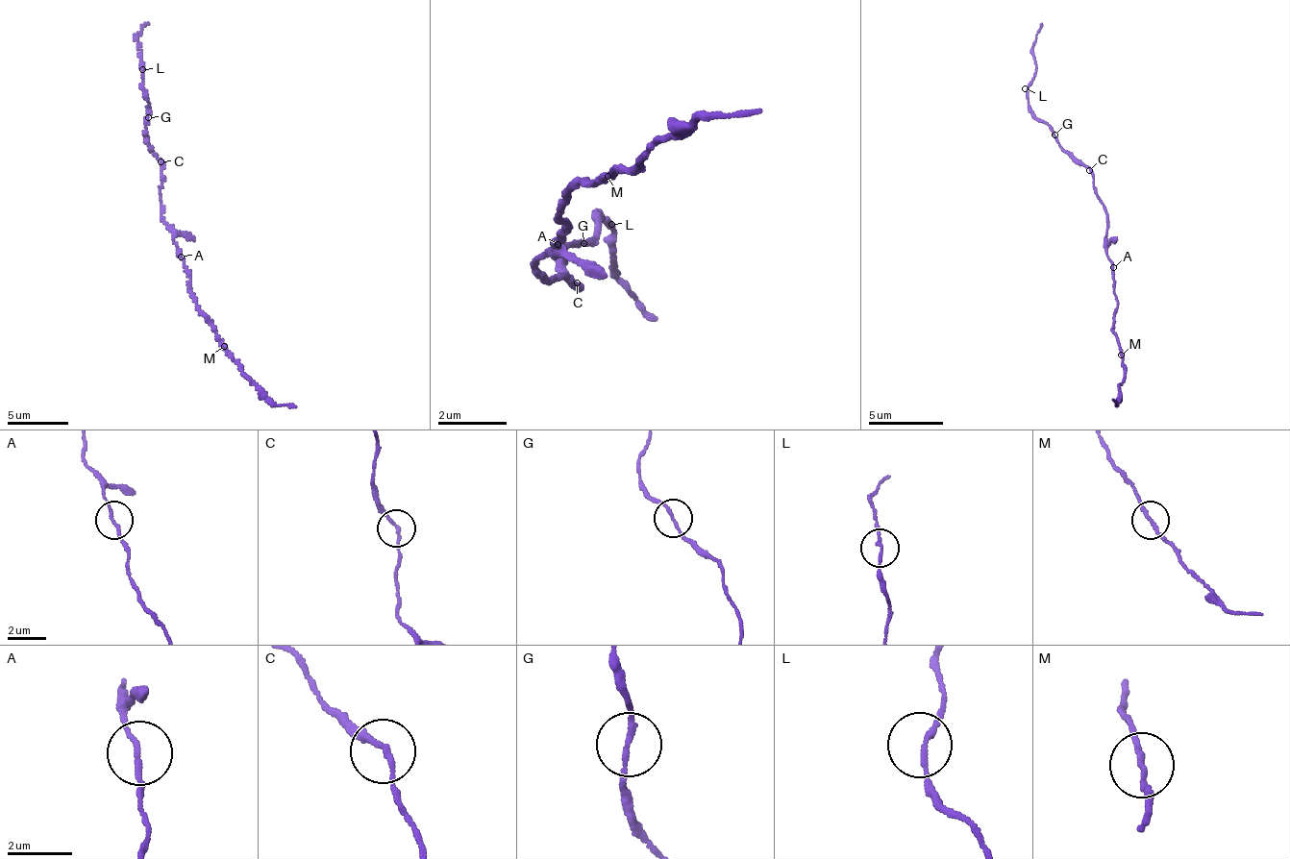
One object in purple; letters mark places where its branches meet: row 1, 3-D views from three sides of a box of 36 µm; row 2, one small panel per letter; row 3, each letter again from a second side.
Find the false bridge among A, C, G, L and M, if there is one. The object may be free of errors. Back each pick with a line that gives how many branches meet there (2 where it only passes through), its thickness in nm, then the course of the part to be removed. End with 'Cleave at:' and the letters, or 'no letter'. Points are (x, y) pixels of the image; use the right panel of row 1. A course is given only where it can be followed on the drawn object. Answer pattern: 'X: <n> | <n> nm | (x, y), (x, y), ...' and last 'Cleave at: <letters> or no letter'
Cleave at: no letter

